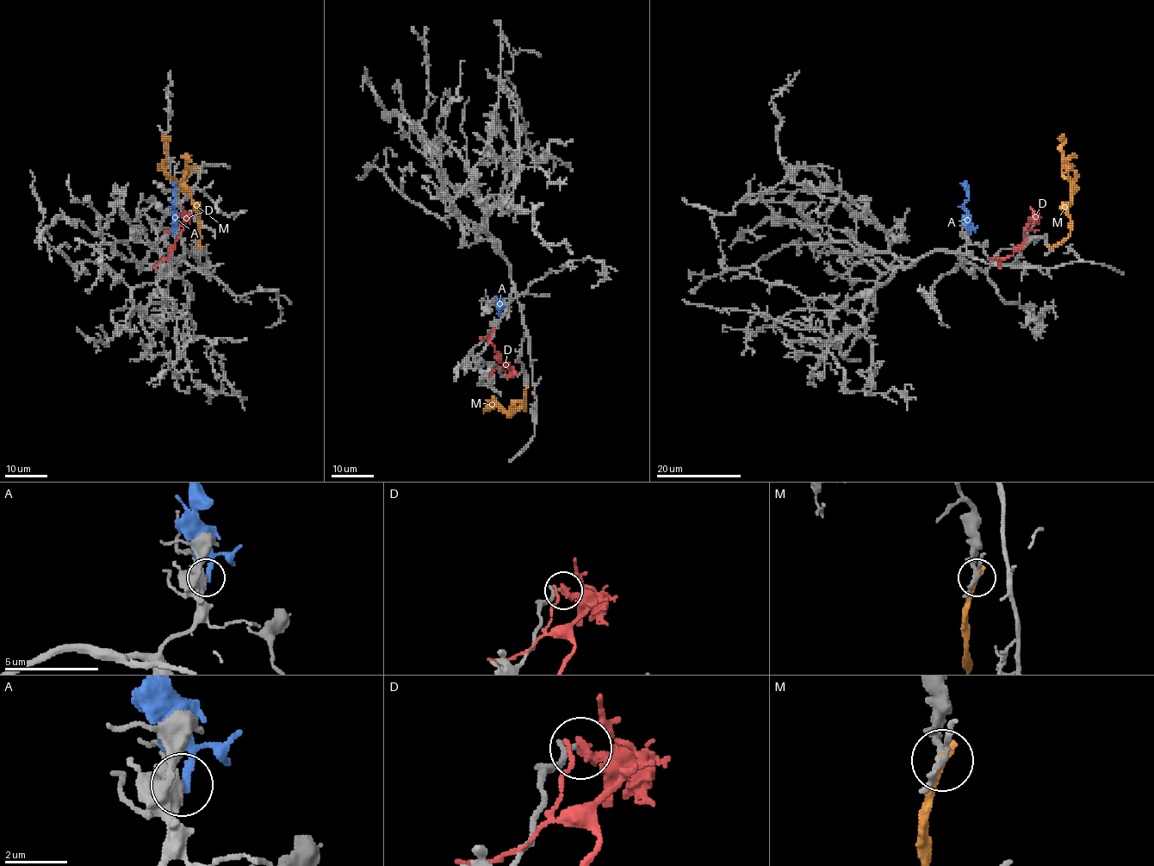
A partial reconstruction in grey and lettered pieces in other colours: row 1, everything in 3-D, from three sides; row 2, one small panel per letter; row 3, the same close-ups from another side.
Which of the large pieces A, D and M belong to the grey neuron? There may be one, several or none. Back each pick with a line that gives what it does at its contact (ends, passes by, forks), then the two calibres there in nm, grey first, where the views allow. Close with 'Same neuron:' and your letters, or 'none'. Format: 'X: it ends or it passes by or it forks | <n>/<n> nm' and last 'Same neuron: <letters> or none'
Same neuron: none

